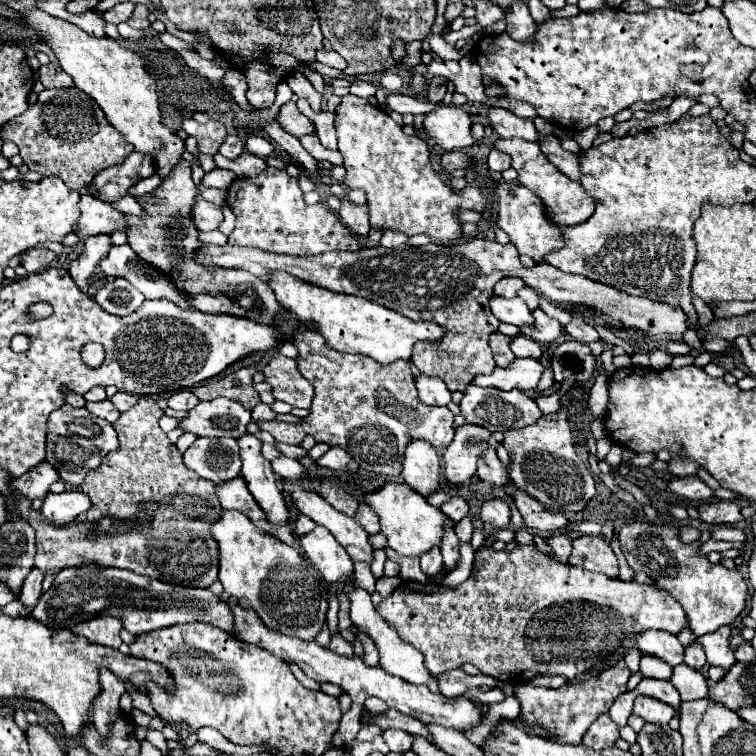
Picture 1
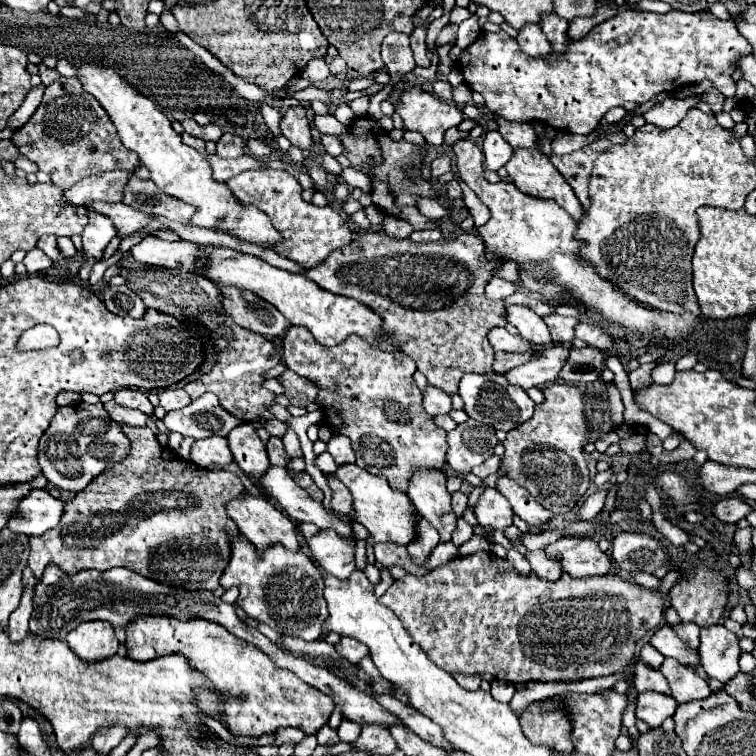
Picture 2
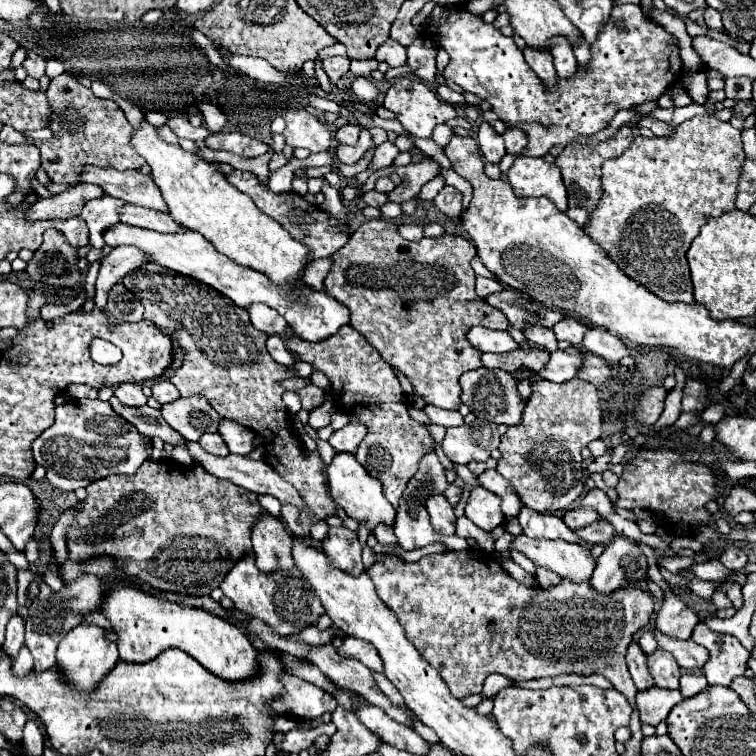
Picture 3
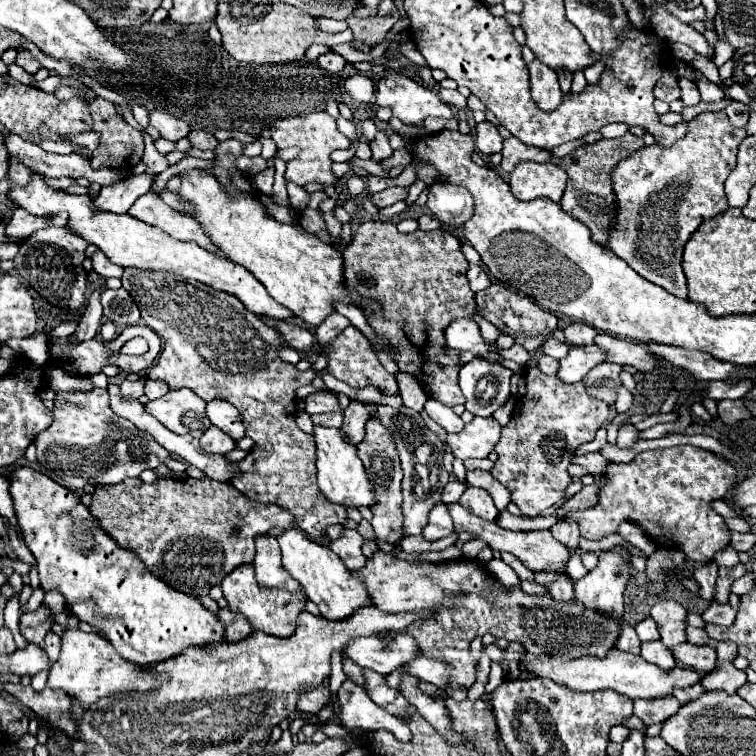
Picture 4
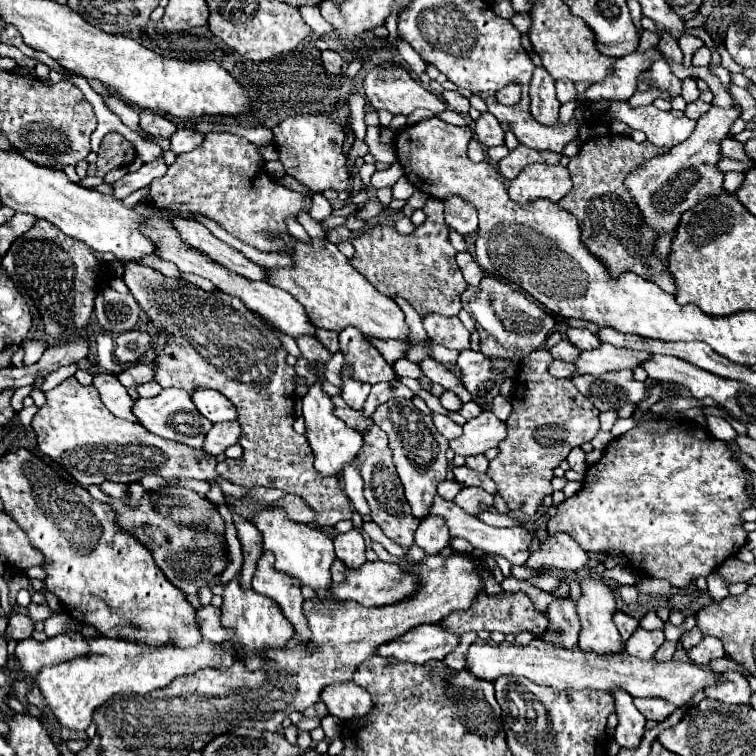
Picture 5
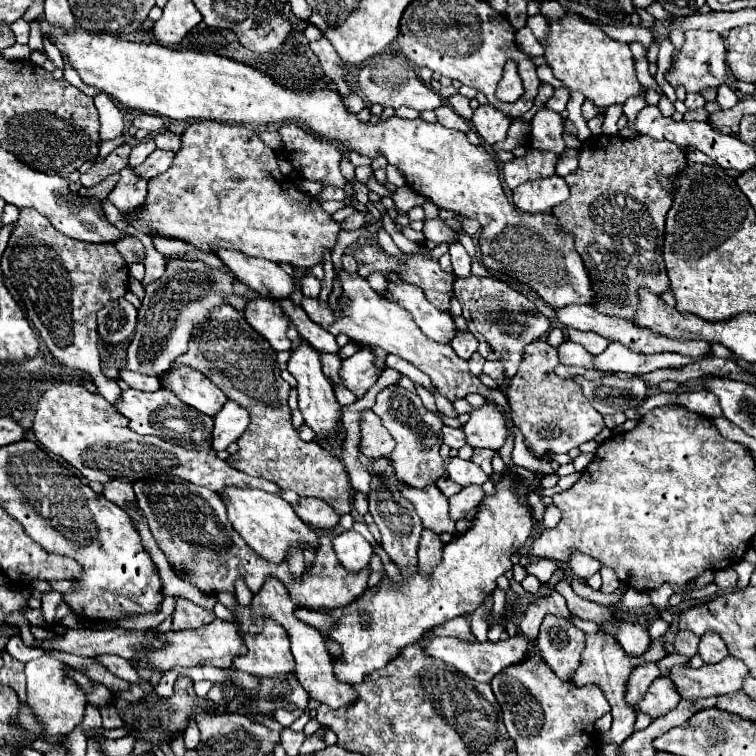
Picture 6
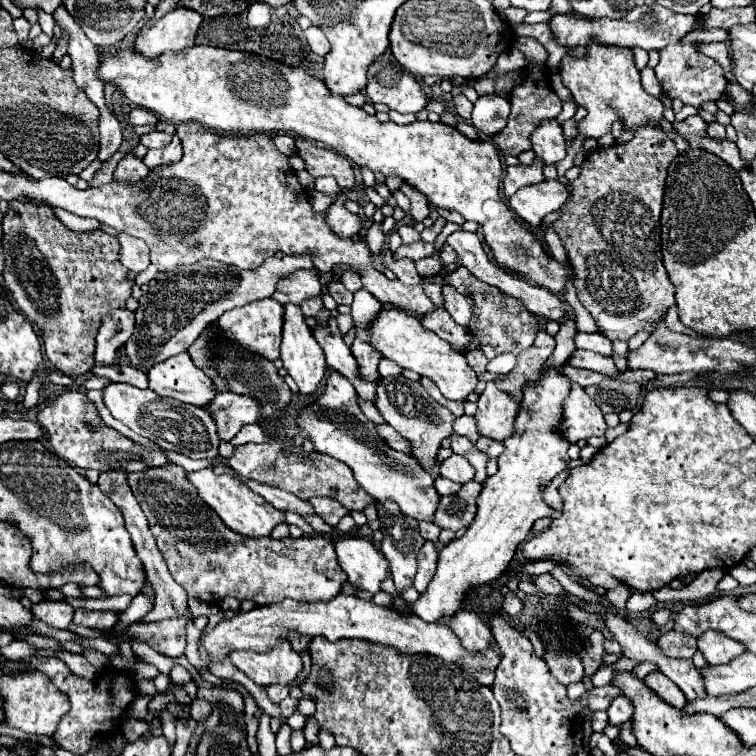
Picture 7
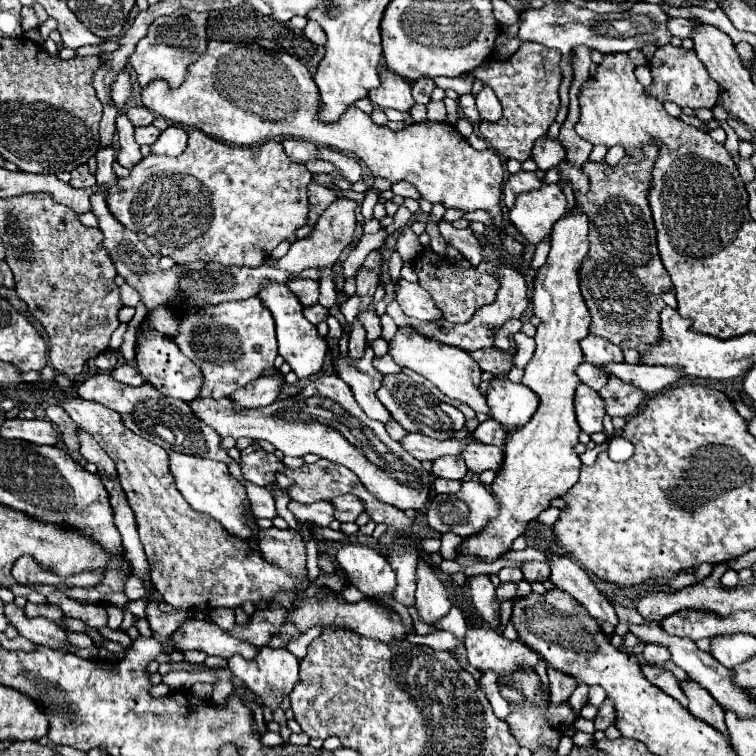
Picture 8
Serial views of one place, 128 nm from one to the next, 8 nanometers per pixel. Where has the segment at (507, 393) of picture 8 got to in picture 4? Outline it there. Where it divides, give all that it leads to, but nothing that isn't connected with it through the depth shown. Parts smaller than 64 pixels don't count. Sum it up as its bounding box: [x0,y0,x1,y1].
[448,416,500,458]

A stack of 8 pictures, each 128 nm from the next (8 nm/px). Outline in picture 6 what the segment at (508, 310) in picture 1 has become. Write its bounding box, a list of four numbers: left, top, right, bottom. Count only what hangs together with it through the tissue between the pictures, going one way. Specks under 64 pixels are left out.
[558,340,594,368]

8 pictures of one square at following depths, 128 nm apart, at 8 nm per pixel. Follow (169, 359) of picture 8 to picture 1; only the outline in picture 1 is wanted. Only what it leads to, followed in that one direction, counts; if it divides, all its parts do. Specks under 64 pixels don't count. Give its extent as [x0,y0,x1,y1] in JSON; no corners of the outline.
[240,434,288,526]

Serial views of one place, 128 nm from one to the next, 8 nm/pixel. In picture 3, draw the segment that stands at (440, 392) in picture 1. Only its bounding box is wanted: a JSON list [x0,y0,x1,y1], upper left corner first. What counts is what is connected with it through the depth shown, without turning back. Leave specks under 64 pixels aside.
[424,404,464,428]

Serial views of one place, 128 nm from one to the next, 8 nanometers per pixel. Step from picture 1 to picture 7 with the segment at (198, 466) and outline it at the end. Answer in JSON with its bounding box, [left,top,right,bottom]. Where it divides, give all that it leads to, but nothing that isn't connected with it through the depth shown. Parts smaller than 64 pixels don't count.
[208,392,258,442]

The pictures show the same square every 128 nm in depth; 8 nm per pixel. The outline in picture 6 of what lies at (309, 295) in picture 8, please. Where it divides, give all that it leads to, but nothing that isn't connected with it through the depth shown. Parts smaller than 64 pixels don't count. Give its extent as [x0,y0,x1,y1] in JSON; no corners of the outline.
[214,248,294,298]

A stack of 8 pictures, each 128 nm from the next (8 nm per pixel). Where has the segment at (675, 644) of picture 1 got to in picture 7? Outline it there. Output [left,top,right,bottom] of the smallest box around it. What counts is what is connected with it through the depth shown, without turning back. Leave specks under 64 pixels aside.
[698,630,744,664]

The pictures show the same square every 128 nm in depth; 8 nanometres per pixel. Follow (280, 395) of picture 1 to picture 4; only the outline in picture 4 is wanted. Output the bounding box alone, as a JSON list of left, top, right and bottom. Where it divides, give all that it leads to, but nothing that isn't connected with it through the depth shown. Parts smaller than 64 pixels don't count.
[304,392,340,414]

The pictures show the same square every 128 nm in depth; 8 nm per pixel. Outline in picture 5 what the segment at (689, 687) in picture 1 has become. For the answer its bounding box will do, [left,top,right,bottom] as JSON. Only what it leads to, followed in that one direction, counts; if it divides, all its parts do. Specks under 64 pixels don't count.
[626,630,664,660]

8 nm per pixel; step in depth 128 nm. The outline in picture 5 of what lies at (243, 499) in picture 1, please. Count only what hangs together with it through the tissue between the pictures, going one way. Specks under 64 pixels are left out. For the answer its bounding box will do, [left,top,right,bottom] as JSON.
[252,552,308,634]

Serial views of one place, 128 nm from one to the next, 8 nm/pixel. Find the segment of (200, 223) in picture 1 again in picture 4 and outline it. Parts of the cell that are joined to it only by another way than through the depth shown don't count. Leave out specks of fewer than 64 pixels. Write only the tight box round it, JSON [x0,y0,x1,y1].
[4,134,126,186]

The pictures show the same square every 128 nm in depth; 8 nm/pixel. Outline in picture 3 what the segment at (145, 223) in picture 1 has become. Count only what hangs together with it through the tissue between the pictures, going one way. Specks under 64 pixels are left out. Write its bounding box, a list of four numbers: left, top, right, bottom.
[246,304,288,336]

